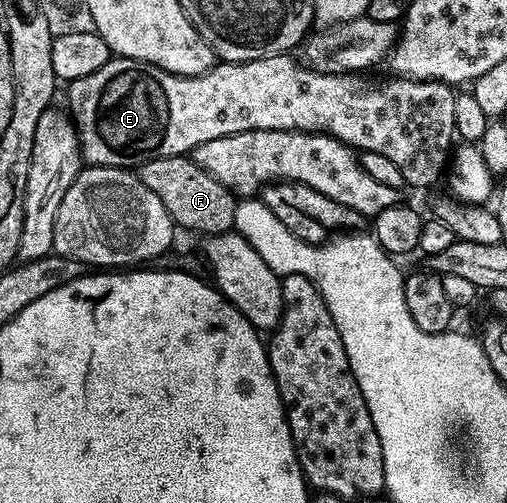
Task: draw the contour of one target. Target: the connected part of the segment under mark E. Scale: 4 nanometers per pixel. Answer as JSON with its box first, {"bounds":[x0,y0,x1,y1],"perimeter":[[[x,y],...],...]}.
{"bounds":[67,54,457,188],"perimeter":[[[284,54],[282,56],[270,56],[260,60],[246,60],[244,64],[233,64],[230,62],[216,63],[214,68],[209,69],[200,76],[178,76],[172,72],[166,72],[155,64],[146,64],[140,60],[128,60],[126,58],[112,58],[107,61],[101,70],[89,74],[80,80],[70,81],[67,92],[67,100],[71,103],[72,117],[77,118],[79,130],[79,150],[82,159],[88,165],[97,168],[126,168],[134,169],[140,164],[149,162],[153,158],[165,158],[166,156],[186,156],[194,153],[197,146],[205,142],[213,142],[213,138],[221,138],[229,134],[241,134],[249,130],[285,130],[286,132],[325,132],[328,136],[336,136],[350,148],[360,153],[372,152],[389,158],[389,162],[397,165],[401,170],[404,185],[412,184],[415,188],[431,188],[439,180],[439,175],[444,175],[449,164],[449,157],[453,152],[453,145],[457,140],[455,123],[453,122],[453,102],[457,95],[456,89],[450,84],[443,84],[440,80],[404,80],[402,78],[390,78],[391,80],[379,80],[376,84],[367,84],[359,74],[327,73],[318,72],[307,64],[294,60],[294,55]]]}

